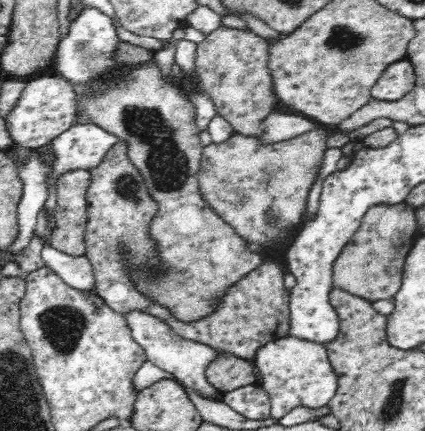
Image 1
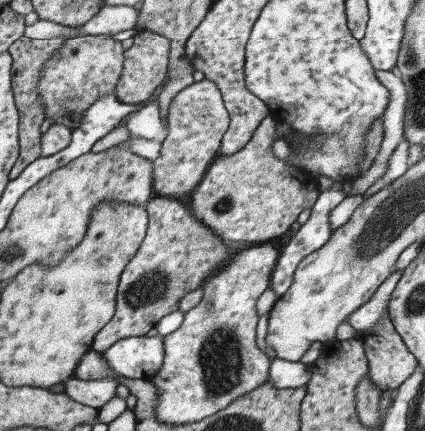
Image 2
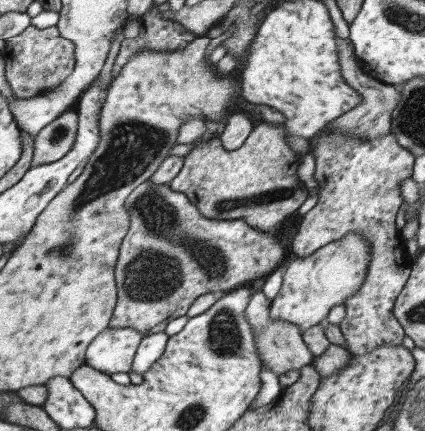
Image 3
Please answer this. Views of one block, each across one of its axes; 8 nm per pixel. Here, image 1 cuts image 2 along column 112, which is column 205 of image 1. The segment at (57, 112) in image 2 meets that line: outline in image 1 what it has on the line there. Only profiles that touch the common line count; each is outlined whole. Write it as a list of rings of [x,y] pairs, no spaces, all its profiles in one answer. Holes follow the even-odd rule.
[[[218,28],[204,42],[198,44],[196,52],[196,76],[200,82],[200,90],[210,96],[216,104],[216,112],[220,118],[232,124],[234,134],[242,136],[258,136],[264,132],[262,122],[268,114],[276,114],[278,96],[272,86],[272,72],[268,66],[270,58],[270,42],[266,38],[258,38],[254,32],[236,30],[236,28]]]

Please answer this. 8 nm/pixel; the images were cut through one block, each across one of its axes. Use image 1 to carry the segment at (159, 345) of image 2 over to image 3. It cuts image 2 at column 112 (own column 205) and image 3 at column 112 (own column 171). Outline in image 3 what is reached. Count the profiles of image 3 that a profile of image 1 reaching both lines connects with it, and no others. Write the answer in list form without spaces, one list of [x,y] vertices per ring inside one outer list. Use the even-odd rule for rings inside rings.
[[[111,328],[101,330],[93,342],[89,342],[85,352],[85,364],[103,372],[129,372],[133,366],[133,356],[137,352],[143,336],[133,328]]]

